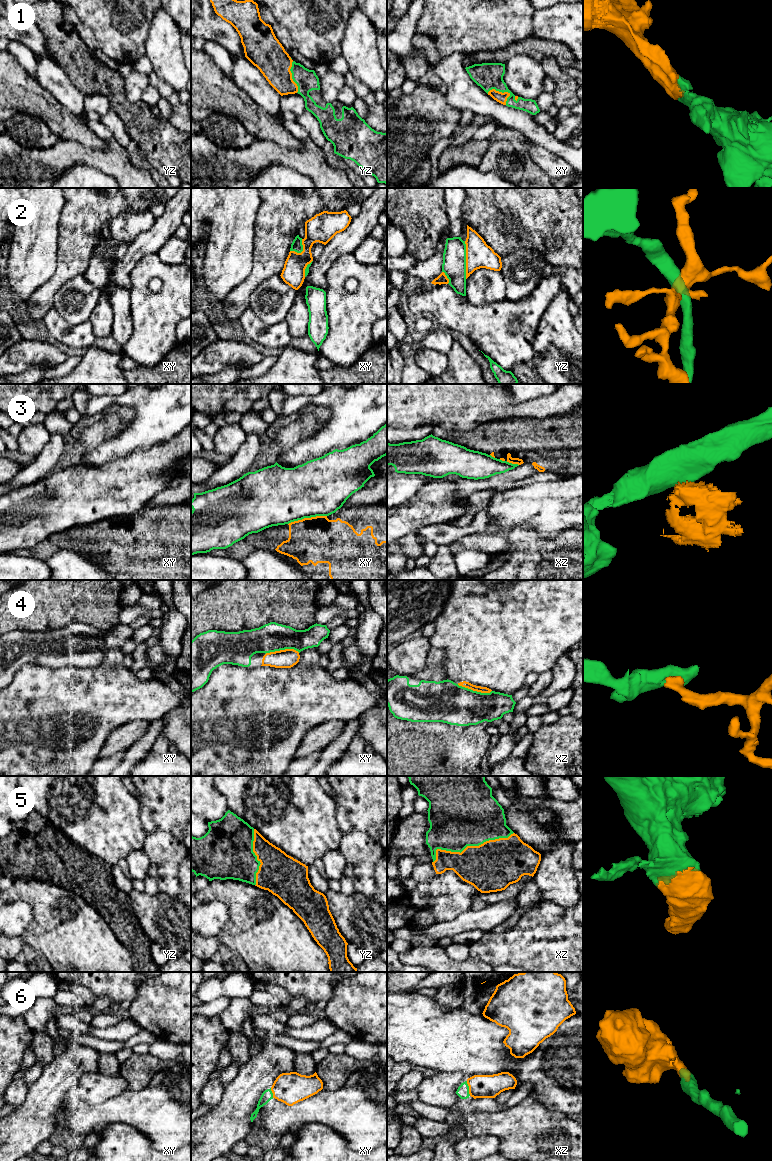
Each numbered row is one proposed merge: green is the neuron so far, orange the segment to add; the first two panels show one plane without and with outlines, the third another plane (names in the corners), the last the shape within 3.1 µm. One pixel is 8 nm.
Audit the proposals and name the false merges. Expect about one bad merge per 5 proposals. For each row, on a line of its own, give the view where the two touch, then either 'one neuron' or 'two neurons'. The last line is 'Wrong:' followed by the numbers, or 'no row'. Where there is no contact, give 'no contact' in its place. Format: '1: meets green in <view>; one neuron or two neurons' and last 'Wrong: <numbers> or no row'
1: meets green in xy; one neuron
2: meets green in yz; two neurons
3: meets green in xy; two neurons
4: meets green in xy; one neuron
5: meets green in xz; one neuron
6: meets green in xz; one neuron
Wrong: 2, 3

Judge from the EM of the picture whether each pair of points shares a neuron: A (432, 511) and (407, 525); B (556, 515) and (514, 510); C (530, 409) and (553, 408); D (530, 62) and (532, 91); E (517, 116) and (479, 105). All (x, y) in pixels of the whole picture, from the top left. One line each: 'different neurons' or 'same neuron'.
A: same neuron
B: same neuron
C: same neuron
D: same neuron
E: same neuron

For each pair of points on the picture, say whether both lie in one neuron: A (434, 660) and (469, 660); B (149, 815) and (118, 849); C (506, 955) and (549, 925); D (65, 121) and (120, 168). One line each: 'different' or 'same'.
A: different
B: different
C: same
D: different

